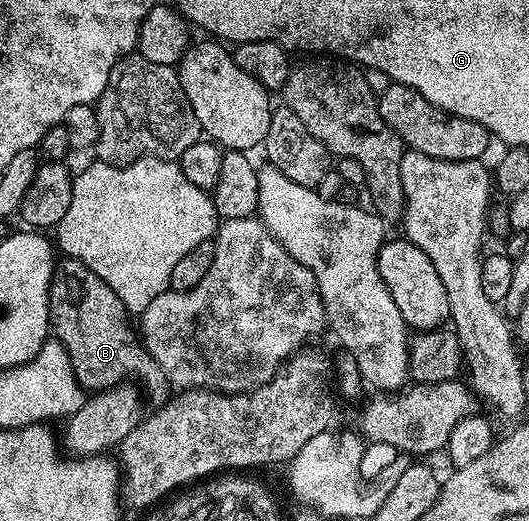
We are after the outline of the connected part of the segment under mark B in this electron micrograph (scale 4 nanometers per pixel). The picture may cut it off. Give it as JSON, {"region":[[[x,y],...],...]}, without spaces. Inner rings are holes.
{"region":[[[63,258],[55,265],[51,279],[50,327],[54,339],[59,340],[69,354],[69,362],[79,379],[79,385],[92,393],[104,392],[107,388],[122,385],[132,376],[141,385],[142,391],[155,406],[166,404],[169,385],[161,366],[143,347],[142,339],[133,327],[127,308],[109,290],[109,286],[89,266],[80,260]]]}

